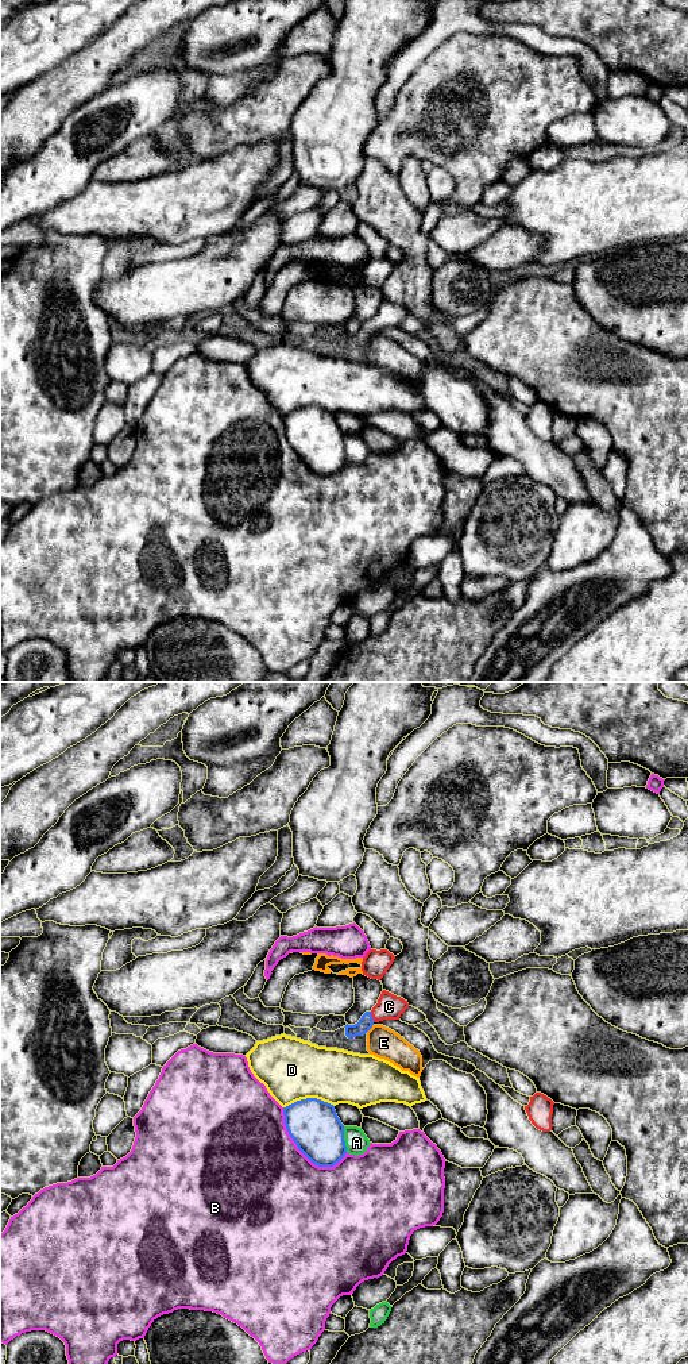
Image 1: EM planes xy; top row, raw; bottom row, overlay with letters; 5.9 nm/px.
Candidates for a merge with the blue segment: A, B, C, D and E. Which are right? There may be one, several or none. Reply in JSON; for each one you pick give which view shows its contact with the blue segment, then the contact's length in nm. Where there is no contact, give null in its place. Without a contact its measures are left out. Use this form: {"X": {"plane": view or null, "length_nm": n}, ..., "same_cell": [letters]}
{"C": {"plane": "xy", "length_nm": 70}, "same_cell": ["C"]}

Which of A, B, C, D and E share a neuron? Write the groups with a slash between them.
A / B / C / D / E

